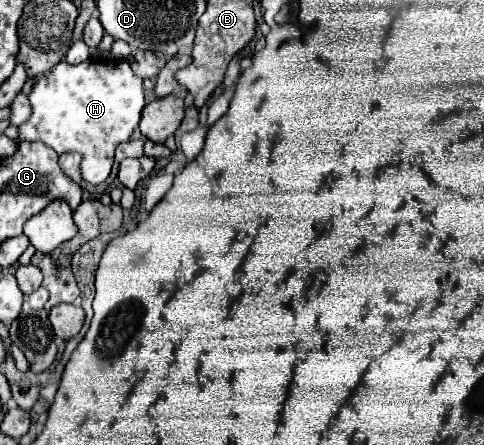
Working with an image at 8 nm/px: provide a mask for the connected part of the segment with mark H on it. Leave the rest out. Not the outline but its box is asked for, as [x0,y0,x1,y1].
[19,58,145,184]

